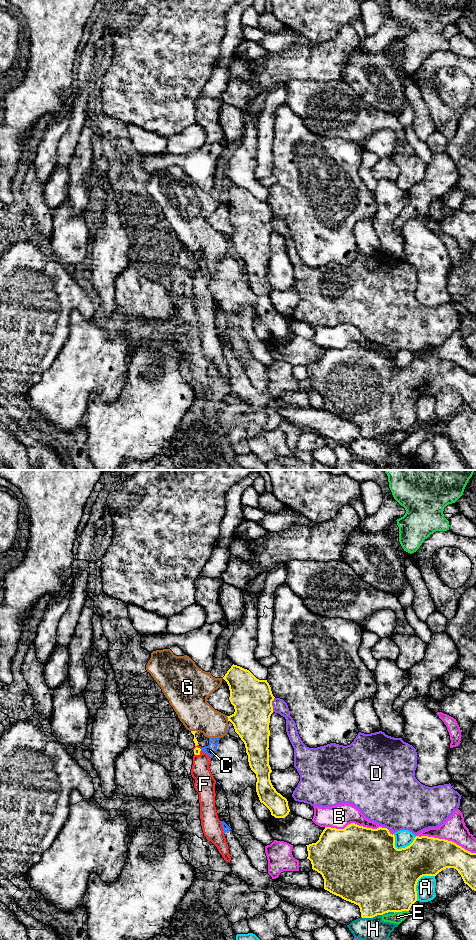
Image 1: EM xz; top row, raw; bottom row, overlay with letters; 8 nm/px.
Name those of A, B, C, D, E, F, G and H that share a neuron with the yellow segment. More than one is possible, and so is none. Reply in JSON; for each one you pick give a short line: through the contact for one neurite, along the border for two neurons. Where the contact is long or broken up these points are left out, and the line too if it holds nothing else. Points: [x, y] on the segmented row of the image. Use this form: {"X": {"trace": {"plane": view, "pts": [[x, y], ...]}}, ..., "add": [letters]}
{"F": {"trace": {"plane": "xz", "pts": [[197, 750], [200, 750], [198, 746]]}}, "add": ["F"]}

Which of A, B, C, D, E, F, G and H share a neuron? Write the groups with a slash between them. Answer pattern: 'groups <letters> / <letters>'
groups A / B / C G / D / E / F / H

